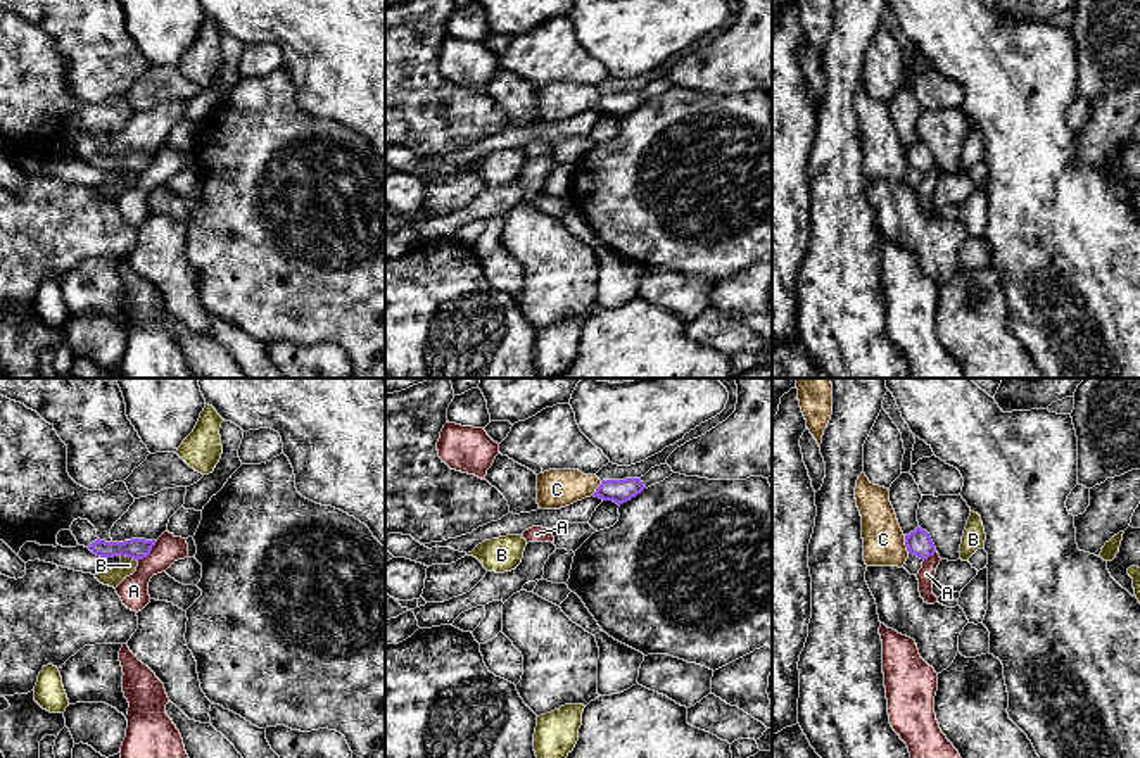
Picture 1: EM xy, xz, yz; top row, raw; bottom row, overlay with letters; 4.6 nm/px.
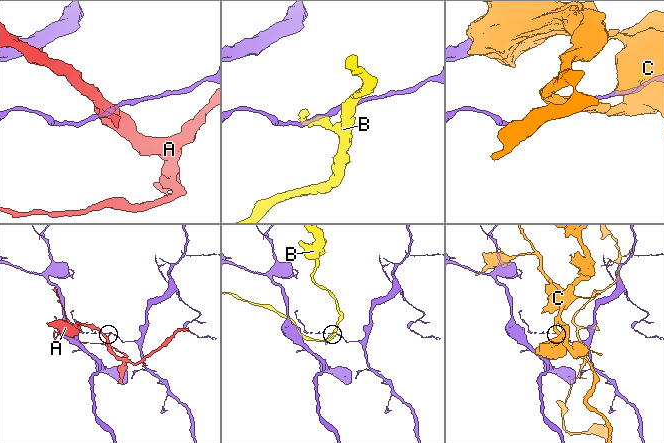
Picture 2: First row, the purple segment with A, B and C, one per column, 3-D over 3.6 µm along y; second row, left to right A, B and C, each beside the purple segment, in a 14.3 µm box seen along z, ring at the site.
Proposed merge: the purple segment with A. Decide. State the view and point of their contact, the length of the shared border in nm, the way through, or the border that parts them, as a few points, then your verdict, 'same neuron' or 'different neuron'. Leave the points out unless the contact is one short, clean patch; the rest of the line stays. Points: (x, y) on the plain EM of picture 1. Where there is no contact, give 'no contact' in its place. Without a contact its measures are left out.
contact xy (149, 166); length 140 nm; border xy (158, 154), (139, 175); different neuron

